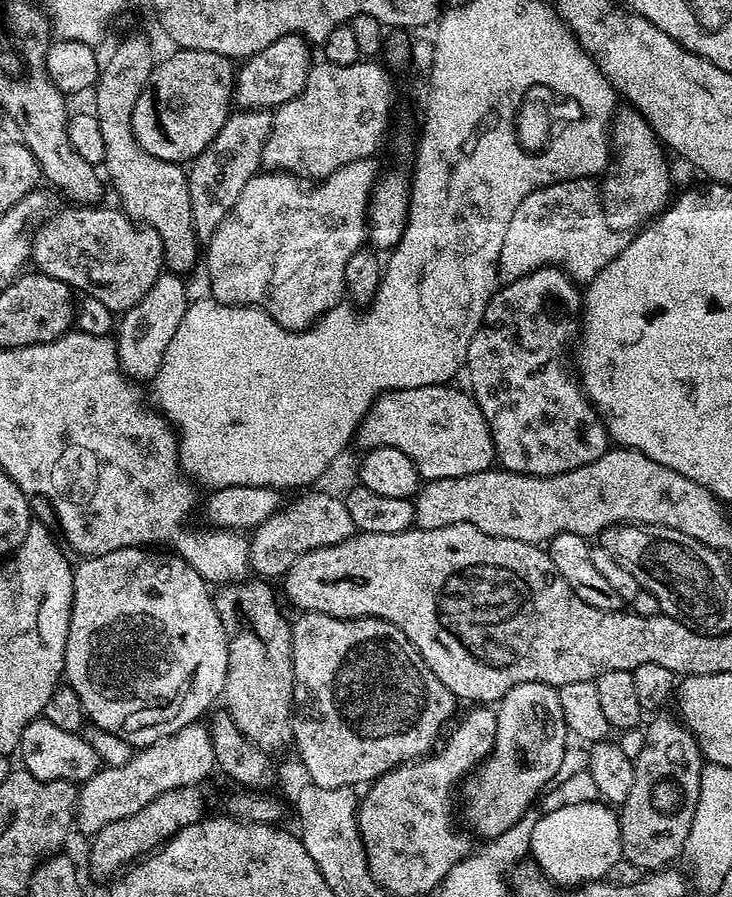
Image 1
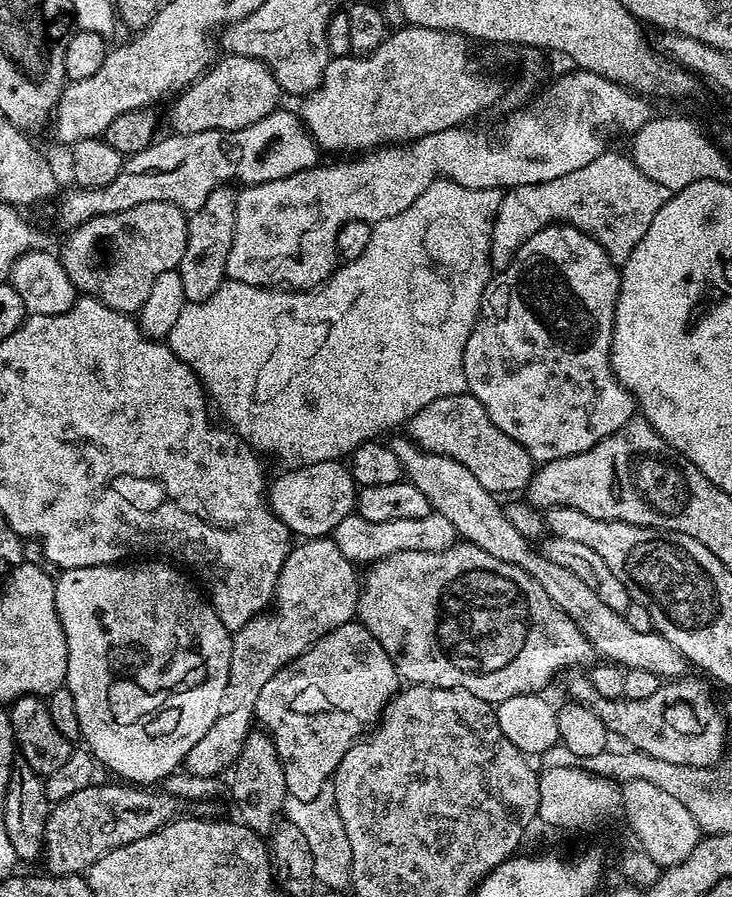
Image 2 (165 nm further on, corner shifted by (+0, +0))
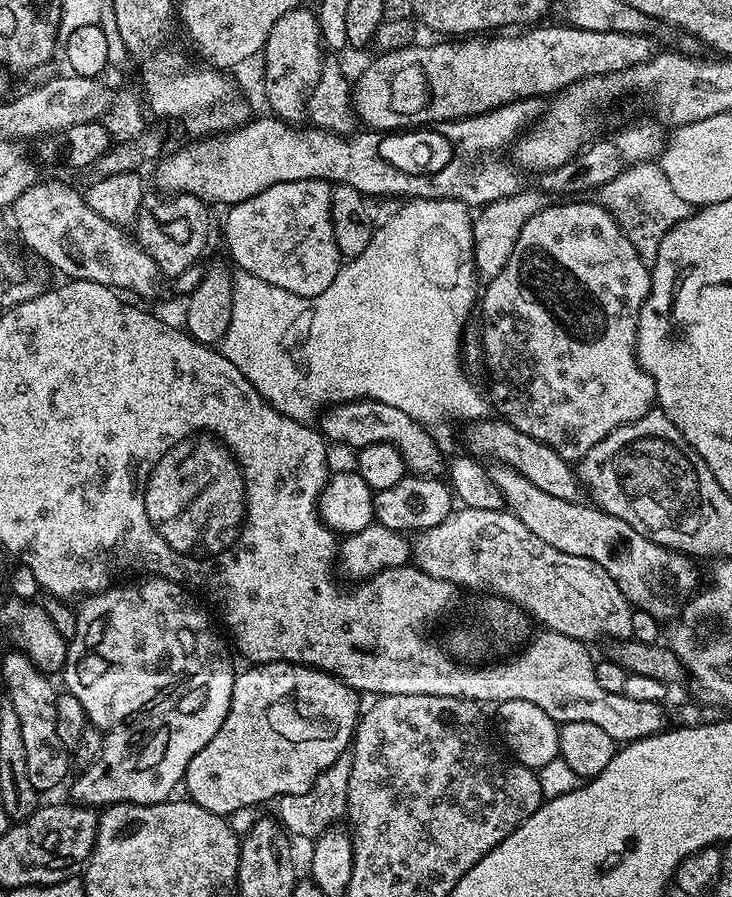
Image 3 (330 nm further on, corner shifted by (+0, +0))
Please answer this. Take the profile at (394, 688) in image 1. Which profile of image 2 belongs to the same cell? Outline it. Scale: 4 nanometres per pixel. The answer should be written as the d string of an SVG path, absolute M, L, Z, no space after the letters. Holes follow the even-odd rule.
M353 622L338 626L326 634L314 646L310 646L298 658L294 658L258 694L255 723L271 736L286 774L288 794L294 798L313 800L336 774L338 762L352 744L355 744L380 723L384 708L402 688L402 677L396 671L394 662L382 650L382 646L372 637L363 624Z

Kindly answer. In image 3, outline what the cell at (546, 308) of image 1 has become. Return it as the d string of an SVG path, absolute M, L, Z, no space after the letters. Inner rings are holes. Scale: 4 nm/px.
M599 202L592 204L552 204L549 203L541 212L534 214L522 226L522 234L518 234L518 242L514 242L514 250L502 266L502 274L487 281L482 295L478 300L478 312L484 315L484 329L478 332L480 337L480 350L482 353L482 365L488 371L488 388L486 396L494 409L495 415L505 420L514 430L522 430L522 434L530 434L530 438L538 438L550 450L558 450L562 458L569 462L579 462L585 454L606 434L610 434L618 426L634 422L642 418L642 414L653 411L656 404L656 387L654 378L642 370L642 366L636 357L636 335L638 334L638 318L646 298L650 294L652 274L649 265L640 261L640 255L634 250L634 246L622 234L615 218L604 209Z

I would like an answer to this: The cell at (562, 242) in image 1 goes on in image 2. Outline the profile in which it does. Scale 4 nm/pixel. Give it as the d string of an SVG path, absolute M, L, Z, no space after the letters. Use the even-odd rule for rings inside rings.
M605 150L601 156L594 158L586 166L578 170L570 170L570 174L562 174L562 178L550 178L550 182L538 182L537 184L527 184L517 188L509 188L500 197L498 214L492 223L492 241L490 242L490 258L493 269L499 270L510 266L510 262L515 258L517 250L522 247L527 240L534 238L538 230L549 228L551 224L568 224L571 228L577 228L586 233L606 254L612 259L612 263L622 266L634 254L634 246L642 242L642 234L650 230L650 222L654 222L654 214L663 206L669 198L669 190L666 186L658 186L638 166L632 161L631 155L620 152Z

